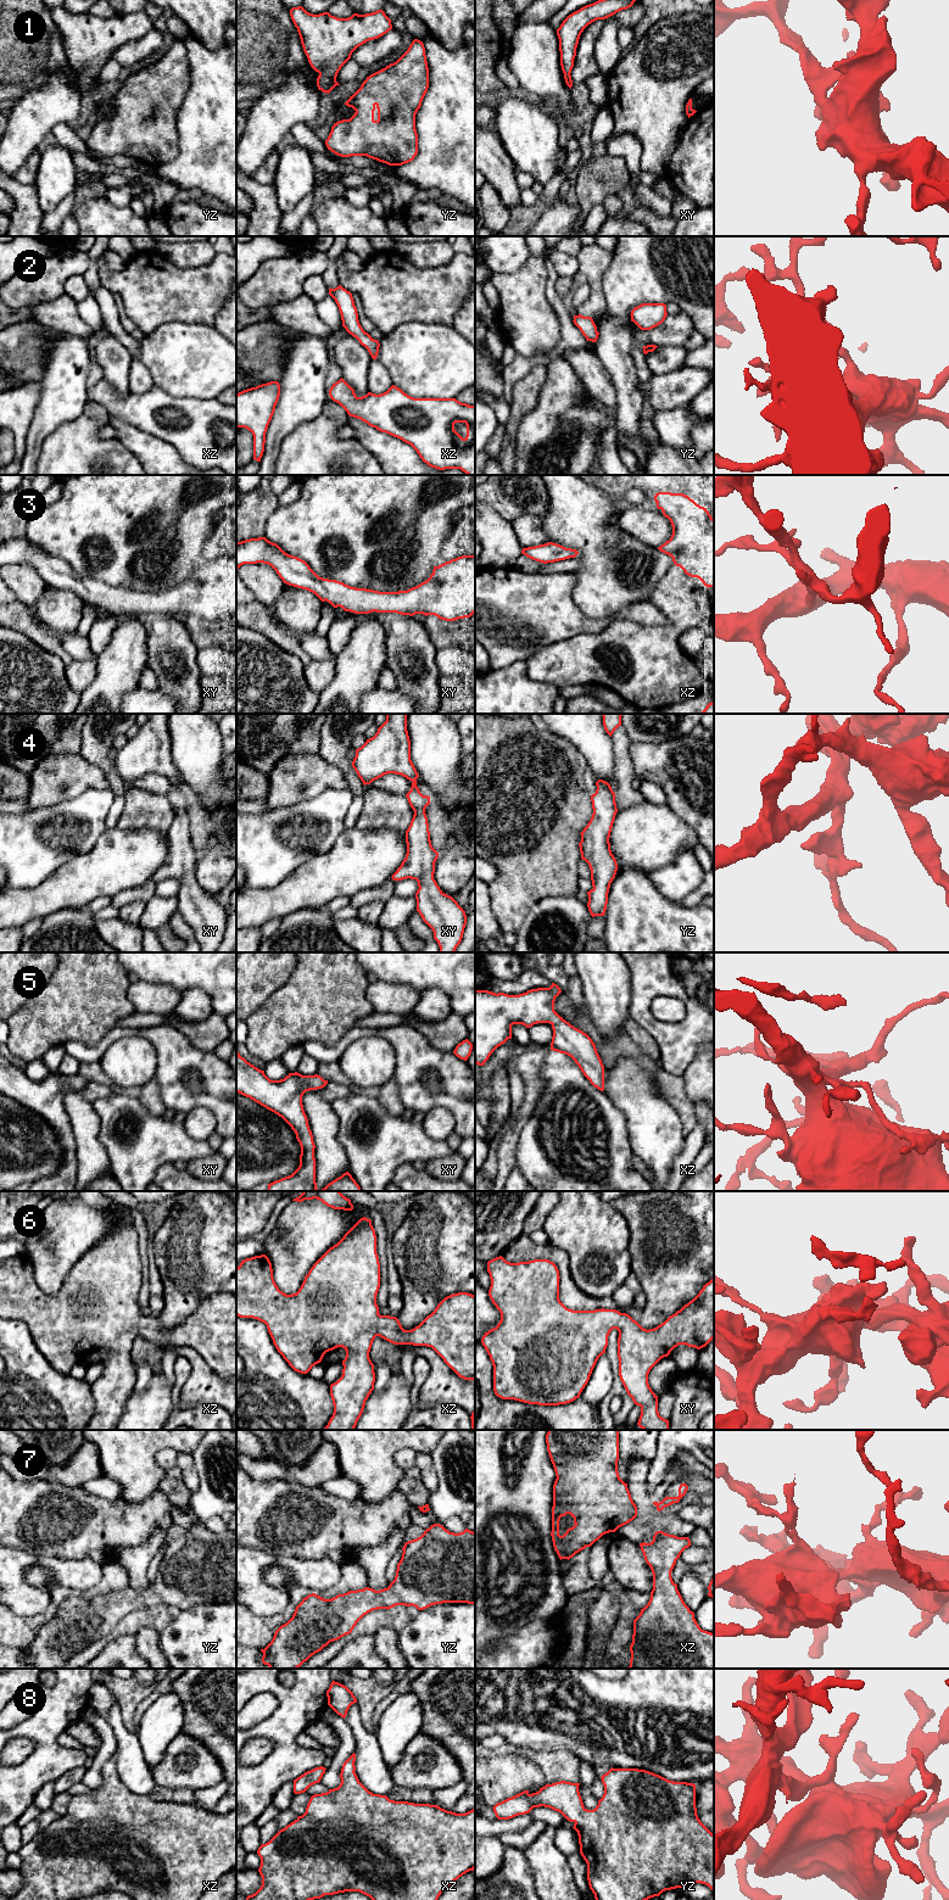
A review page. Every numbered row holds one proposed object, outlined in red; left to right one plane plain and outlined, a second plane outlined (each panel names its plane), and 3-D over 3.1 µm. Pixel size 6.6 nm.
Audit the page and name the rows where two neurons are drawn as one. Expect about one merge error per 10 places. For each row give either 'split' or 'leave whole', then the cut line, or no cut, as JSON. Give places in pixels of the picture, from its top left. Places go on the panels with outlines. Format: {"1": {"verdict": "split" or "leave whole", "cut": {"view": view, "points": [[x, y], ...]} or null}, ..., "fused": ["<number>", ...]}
{"1": {"verdict": "leave whole", "cut": null}, "2": {"verdict": "leave whole", "cut": null}, "3": {"verdict": "leave whole", "cut": null}, "4": {"verdict": "leave whole", "cut": null}, "5": {"verdict": "leave whole", "cut": null}, "6": {"verdict": "leave whole", "cut": null}, "7": {"verdict": "leave whole", "cut": null}, "8": {"verdict": "leave whole", "cut": null}, "fused": []}

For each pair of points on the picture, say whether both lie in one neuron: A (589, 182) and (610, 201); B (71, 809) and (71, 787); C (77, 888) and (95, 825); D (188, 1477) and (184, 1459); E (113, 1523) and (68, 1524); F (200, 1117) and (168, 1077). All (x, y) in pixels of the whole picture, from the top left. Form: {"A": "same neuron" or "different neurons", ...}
{"A": "different neurons", "B": "different neurons", "C": "different neurons", "D": "same neuron", "E": "same neuron", "F": "different neurons"}

